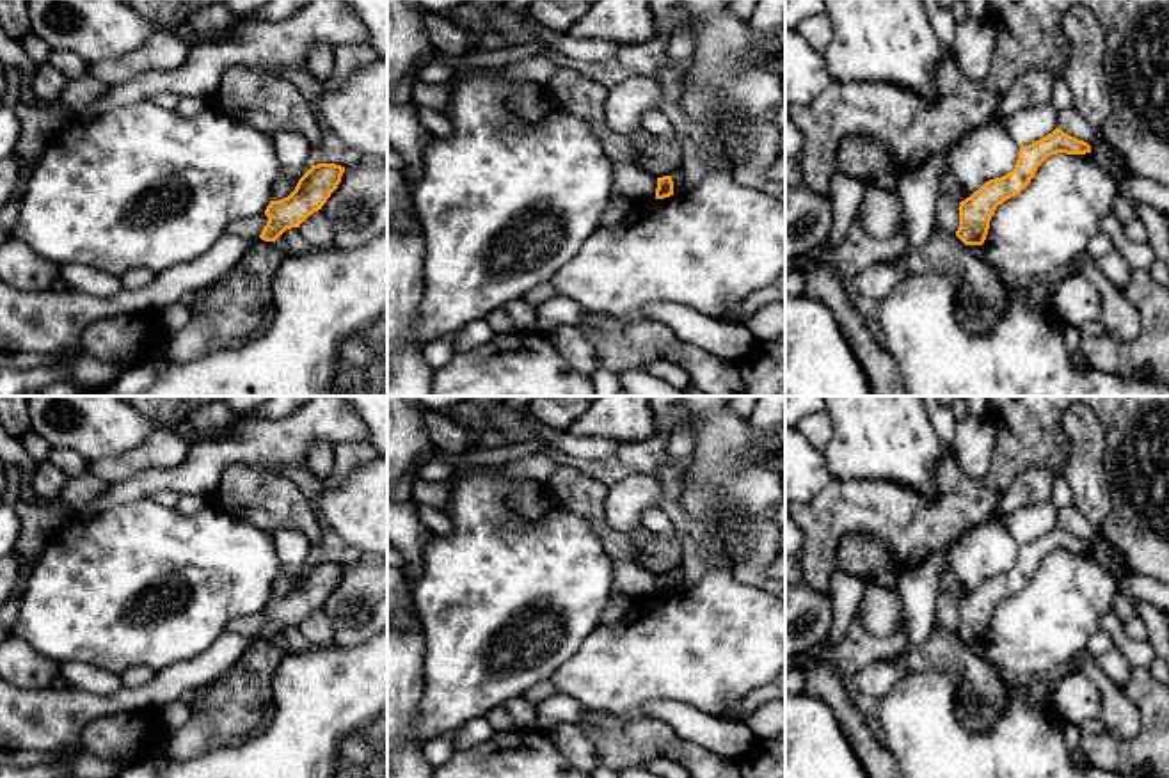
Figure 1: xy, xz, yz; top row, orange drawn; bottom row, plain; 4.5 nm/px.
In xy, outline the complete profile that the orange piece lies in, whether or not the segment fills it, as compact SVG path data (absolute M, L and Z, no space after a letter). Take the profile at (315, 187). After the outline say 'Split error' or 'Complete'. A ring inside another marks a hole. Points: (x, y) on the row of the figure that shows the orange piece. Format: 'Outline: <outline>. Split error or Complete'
Outline: M336 163L311 165L288 197L270 201L265 210L268 222L259 238L275 242L286 229L300 227L309 215L322 210L330 194L338 188L343 172L345 167Z. Complete

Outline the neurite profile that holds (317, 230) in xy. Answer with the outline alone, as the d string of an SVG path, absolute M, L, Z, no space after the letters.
M323 210L309 215L300 224L300 233L309 249L327 249L334 245L332 222Z

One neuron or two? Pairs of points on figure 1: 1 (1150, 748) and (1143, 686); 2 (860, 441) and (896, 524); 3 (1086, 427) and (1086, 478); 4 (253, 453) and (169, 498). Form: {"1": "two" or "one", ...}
{"1": "one", "2": "two", "3": "one", "4": "two"}

